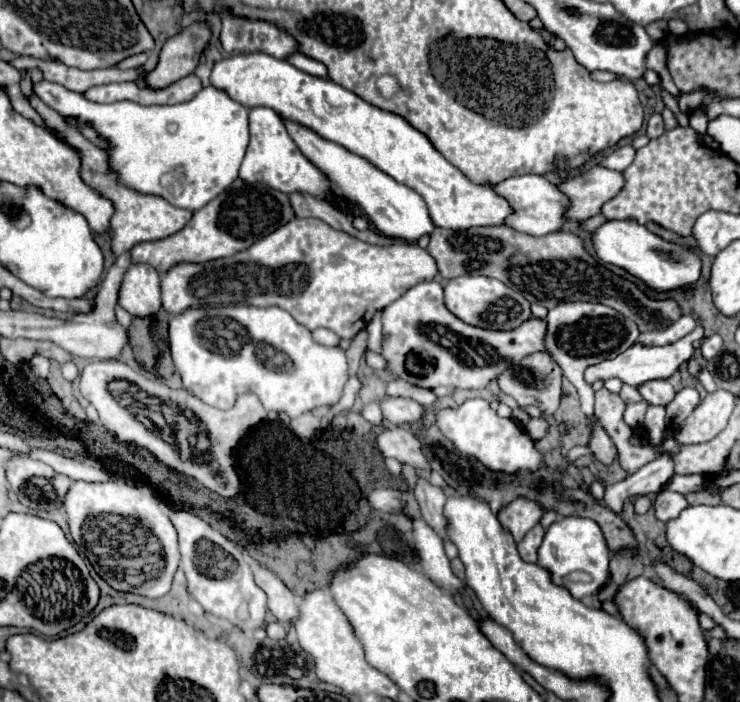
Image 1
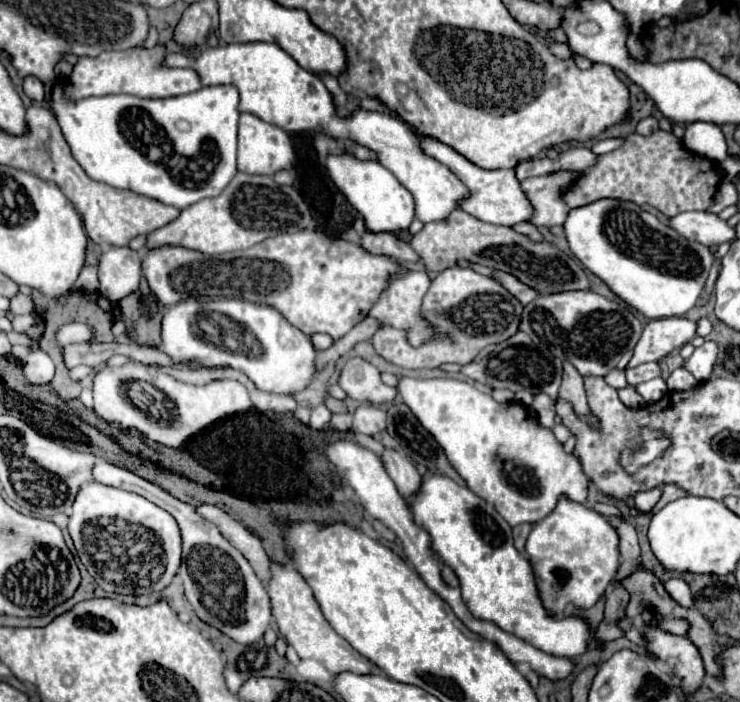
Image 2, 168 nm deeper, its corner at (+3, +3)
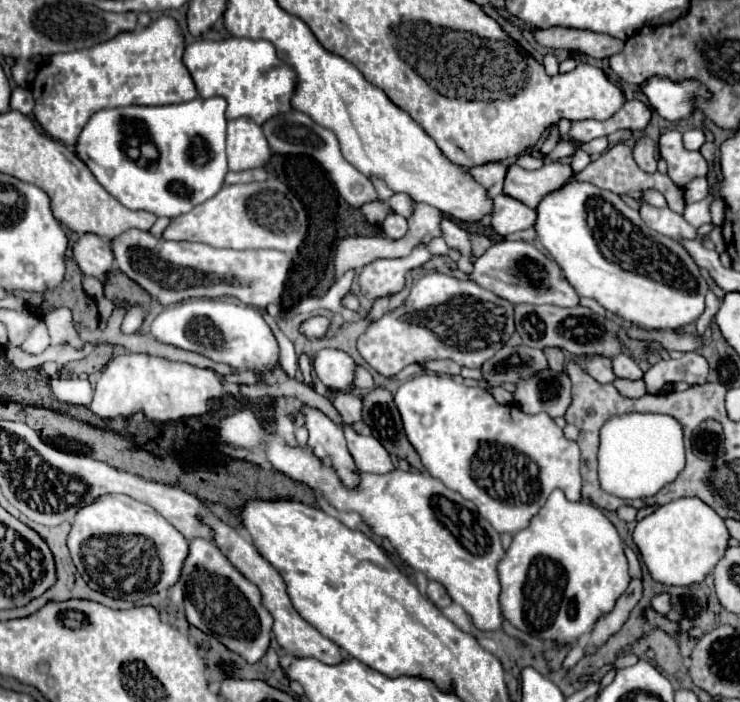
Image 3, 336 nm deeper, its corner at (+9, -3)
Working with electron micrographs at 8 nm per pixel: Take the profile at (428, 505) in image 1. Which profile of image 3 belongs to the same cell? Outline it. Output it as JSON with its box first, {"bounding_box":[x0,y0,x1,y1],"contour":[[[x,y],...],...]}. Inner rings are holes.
{"bounding_box":[343,425,395,473],"contour":[[[347,425],[343,427],[343,431],[345,431],[345,439],[347,439],[347,449],[359,471],[387,473],[387,471],[395,469],[385,447],[375,437],[363,437]]]}

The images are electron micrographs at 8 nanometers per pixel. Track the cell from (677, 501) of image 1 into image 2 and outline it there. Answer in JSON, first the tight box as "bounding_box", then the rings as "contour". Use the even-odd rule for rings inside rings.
{"bounding_box":[635,489,663,511],"contour":[[[649,489],[649,491],[641,491],[641,493],[637,493],[635,495],[635,507],[639,509],[639,511],[651,511],[657,503],[659,503],[659,499],[661,499],[661,495],[663,495],[663,489]]]}

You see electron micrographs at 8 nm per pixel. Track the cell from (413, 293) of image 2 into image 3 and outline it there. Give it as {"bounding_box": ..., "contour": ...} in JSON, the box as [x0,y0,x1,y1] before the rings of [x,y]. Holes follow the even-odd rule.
{"bounding_box":[357,243,431,299],"contour":[[[419,243],[407,257],[401,259],[375,259],[361,269],[357,275],[357,285],[361,295],[367,299],[377,299],[383,295],[393,295],[403,289],[405,273],[417,269],[431,259],[427,245]]]}

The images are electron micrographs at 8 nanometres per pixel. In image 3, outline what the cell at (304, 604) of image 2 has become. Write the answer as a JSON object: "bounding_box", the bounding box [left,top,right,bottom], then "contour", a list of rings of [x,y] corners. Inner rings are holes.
{"bounding_box":[199,513,345,663],"contour":[[[205,513],[205,515],[199,515],[199,521],[203,525],[207,525],[211,531],[213,531],[213,543],[227,555],[227,559],[231,561],[231,565],[245,577],[249,579],[251,583],[255,583],[259,587],[259,593],[261,593],[261,603],[263,607],[271,613],[271,617],[275,619],[273,623],[273,633],[275,633],[275,639],[277,643],[287,649],[291,655],[299,655],[299,657],[315,657],[323,663],[341,663],[345,659],[343,651],[327,637],[323,637],[313,625],[309,625],[297,611],[295,607],[291,605],[289,597],[287,597],[287,591],[285,591],[285,583],[279,575],[279,571],[267,563],[259,553],[257,549],[253,547],[253,541],[249,537],[249,533],[245,529],[235,529],[235,527],[229,527],[227,523],[223,523],[219,517],[215,517],[213,513]]]}

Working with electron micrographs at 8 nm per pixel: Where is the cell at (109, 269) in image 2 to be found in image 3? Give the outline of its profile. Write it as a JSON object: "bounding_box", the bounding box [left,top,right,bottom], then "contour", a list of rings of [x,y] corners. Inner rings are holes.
{"bounding_box":[73,233,113,281],"contour":[[[83,233],[73,243],[73,259],[79,269],[89,275],[105,281],[107,271],[113,267],[113,251],[107,237],[99,237],[93,233]]]}

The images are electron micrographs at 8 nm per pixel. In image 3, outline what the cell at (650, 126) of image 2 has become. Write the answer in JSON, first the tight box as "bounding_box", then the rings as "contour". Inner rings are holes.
{"bounding_box":[633,137,657,173],"contour":[[[647,137],[639,139],[633,151],[633,157],[637,159],[637,165],[645,171],[645,173],[655,173],[657,171],[657,161],[655,161],[655,143]]]}

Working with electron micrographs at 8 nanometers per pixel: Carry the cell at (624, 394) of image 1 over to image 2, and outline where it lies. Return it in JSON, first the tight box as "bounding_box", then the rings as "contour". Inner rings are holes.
{"bounding_box":[605,369,627,389],"contour":[[[613,369],[611,373],[607,373],[607,375],[605,375],[605,381],[607,381],[613,389],[623,389],[623,387],[627,387],[625,371],[619,371],[619,369]]]}

